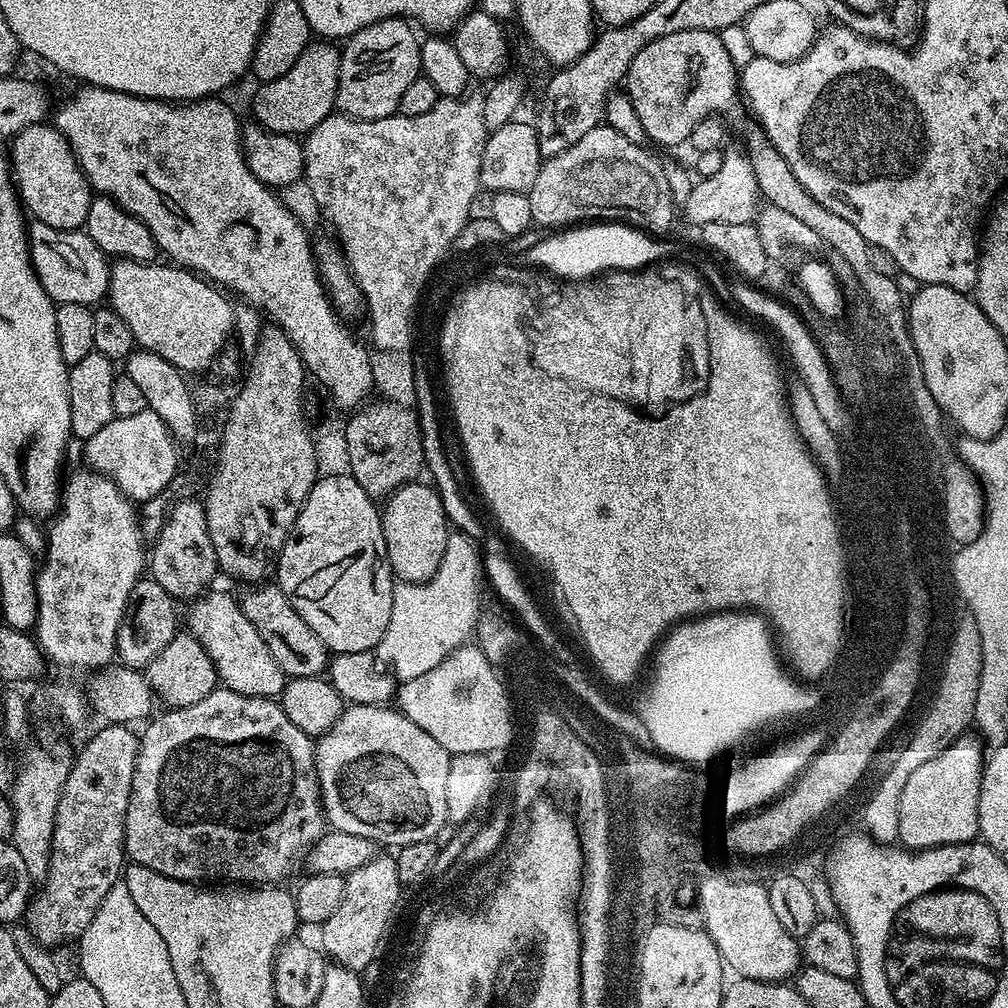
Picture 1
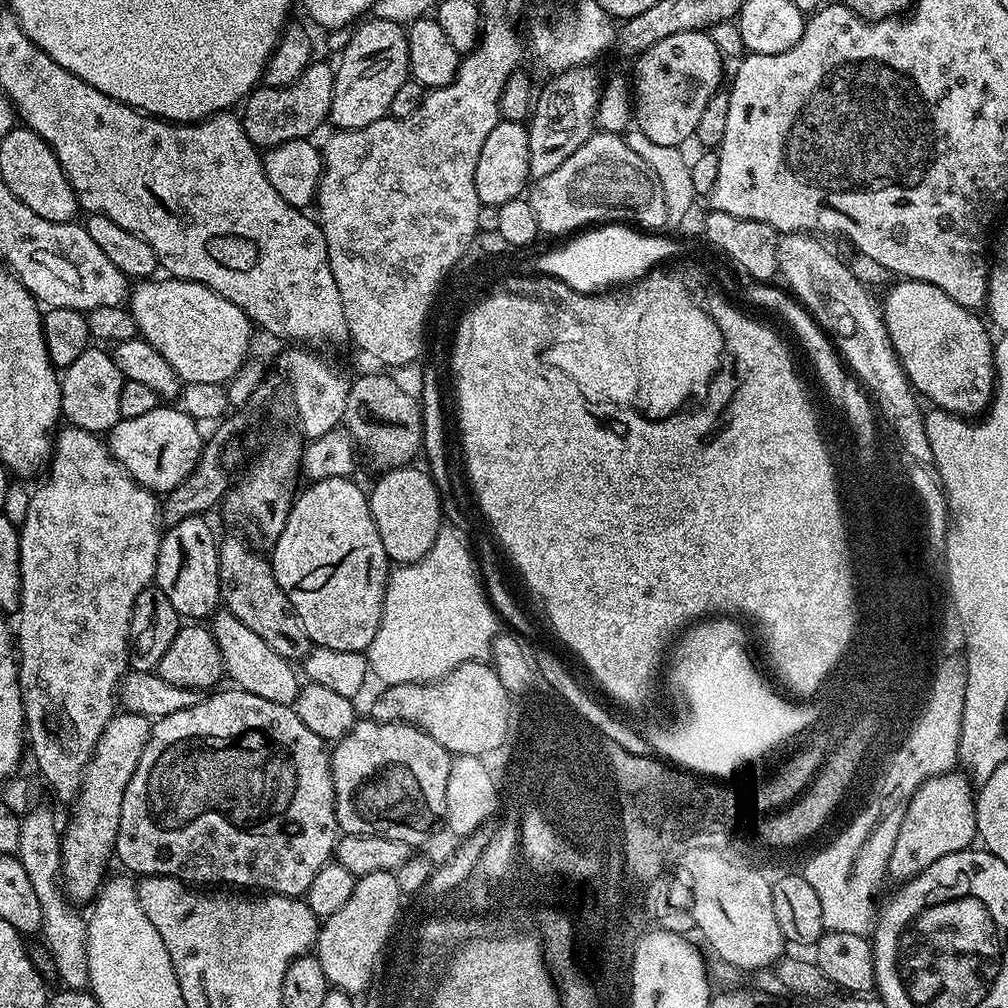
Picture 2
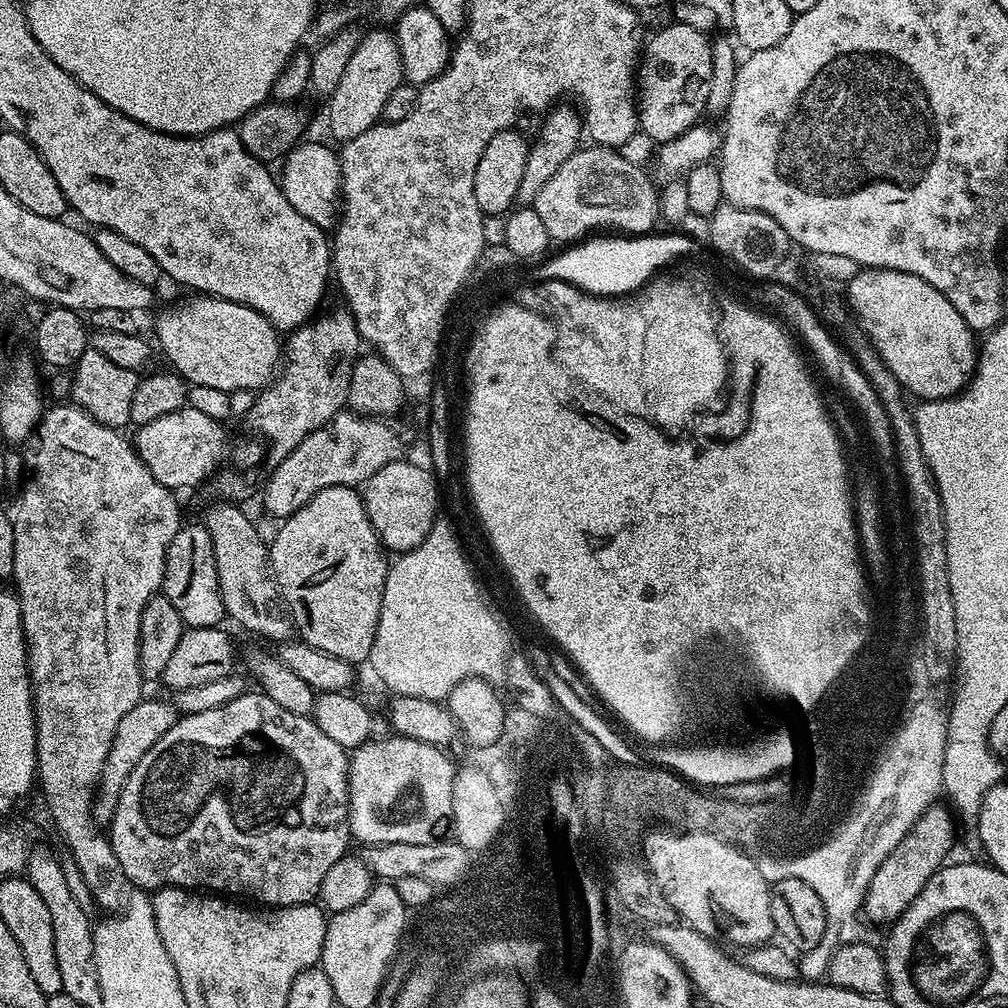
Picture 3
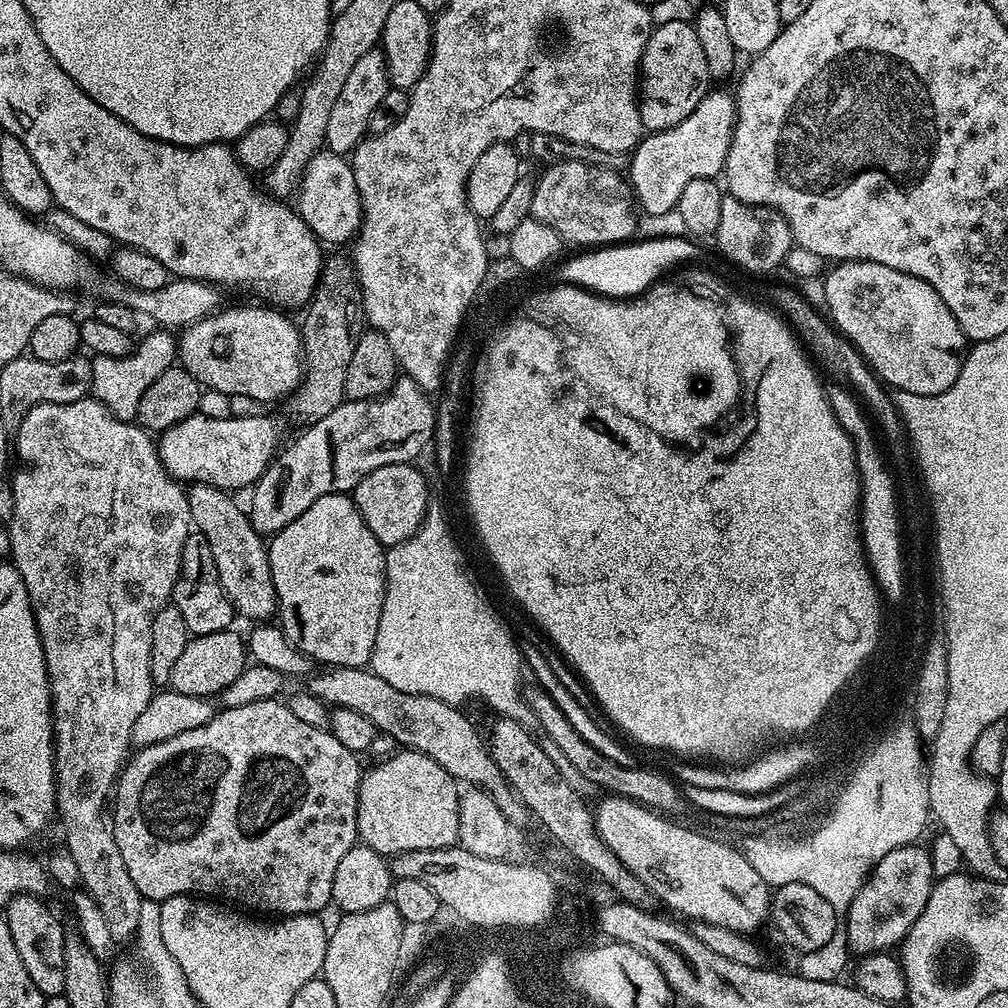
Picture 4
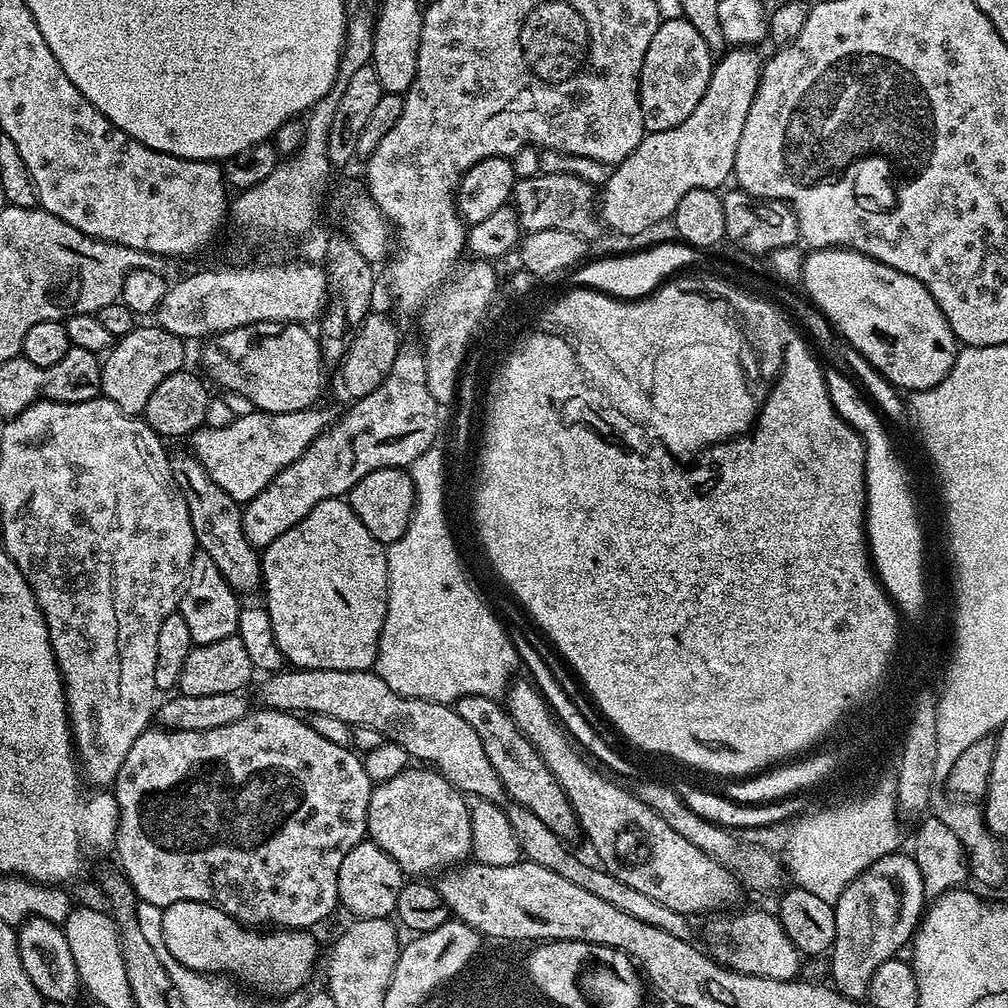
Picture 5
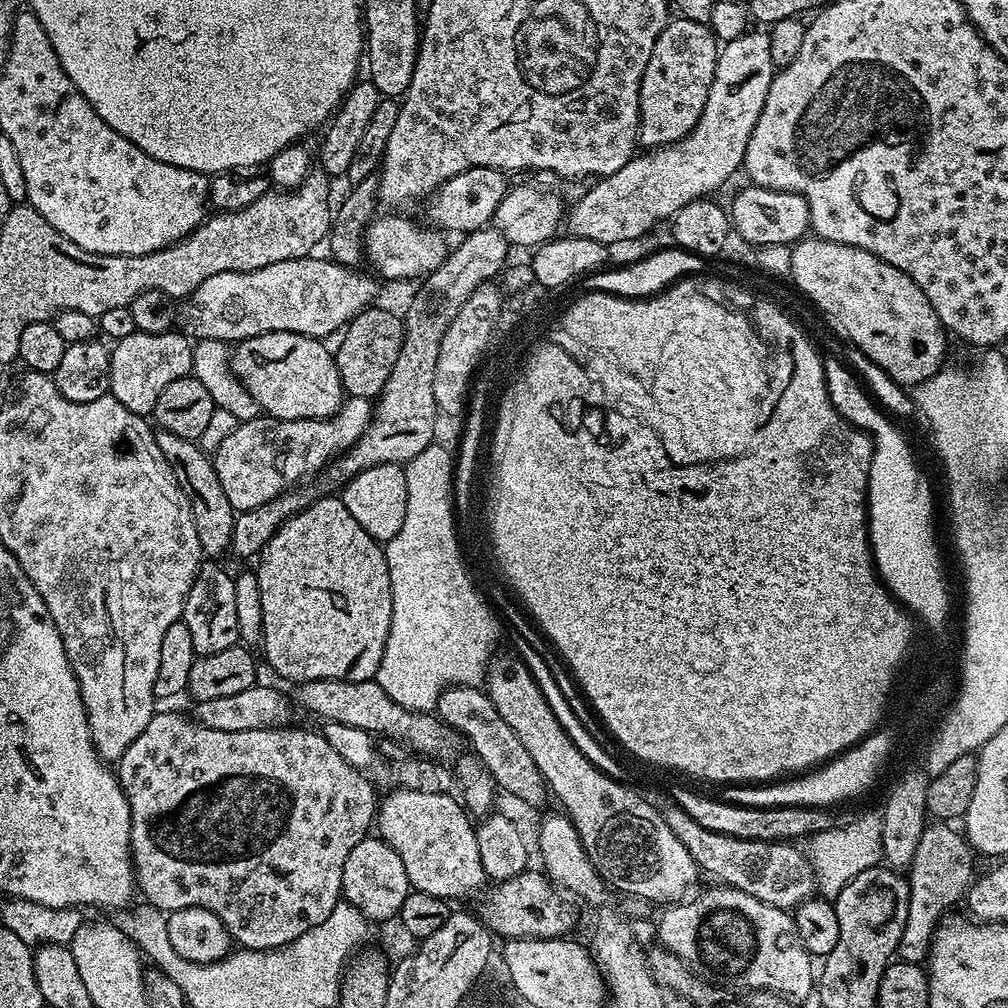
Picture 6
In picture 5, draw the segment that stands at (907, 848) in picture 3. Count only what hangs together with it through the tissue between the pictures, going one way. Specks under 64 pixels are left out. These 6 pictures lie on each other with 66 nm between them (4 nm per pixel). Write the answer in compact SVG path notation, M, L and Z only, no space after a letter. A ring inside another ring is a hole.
M903 851L891 852L889 856L878 858L874 866L867 868L858 878L854 878L842 890L834 905L834 926L836 937L830 949L832 956L832 980L836 991L852 1000L863 1001L868 995L870 980L874 978L874 970L882 966L882 962L893 959L897 954L909 947L915 937L922 917L926 911L926 895L923 890L922 871L912 854L903 856Z

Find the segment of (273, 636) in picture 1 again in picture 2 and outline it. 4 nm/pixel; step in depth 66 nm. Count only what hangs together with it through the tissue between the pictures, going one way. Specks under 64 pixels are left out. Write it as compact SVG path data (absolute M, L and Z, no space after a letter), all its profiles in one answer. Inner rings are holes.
M228 536L219 541L220 550L220 598L223 607L238 622L250 626L274 654L282 654L282 658L293 662L303 662L314 645L308 639L302 622L290 611L286 594L278 586L272 576L272 565L264 560L240 536Z

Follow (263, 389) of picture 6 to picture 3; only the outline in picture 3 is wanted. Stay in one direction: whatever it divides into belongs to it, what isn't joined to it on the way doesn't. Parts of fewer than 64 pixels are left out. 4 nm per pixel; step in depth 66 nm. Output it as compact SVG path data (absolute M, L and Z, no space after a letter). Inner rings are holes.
M196 294L196 295L193 295L191 298L193 300L188 301L186 304L176 304L173 306L173 308L166 309L165 312L162 313L161 316L158 317L156 320L156 340L157 341L155 340L155 343L158 345L158 348L159 348L158 343L160 343L160 348L162 351L164 351L165 358L168 359L170 363L172 363L172 364L169 364L171 371L177 372L178 375L182 377L182 379L188 381L189 385L197 384L198 386L214 386L217 390L222 390L223 392L226 392L229 394L233 392L247 392L249 390L260 390L264 388L265 385L267 385L269 381L271 381L273 377L277 375L278 365L281 363L281 360L282 360L282 336L281 336L281 333L278 331L278 329L276 329L274 325L272 325L272 323L270 323L269 320L266 319L264 315L262 315L261 312L259 312L258 310L254 310L250 306L242 306L238 302L230 302L229 300L218 300L216 299L216 297L209 296L207 294Z

